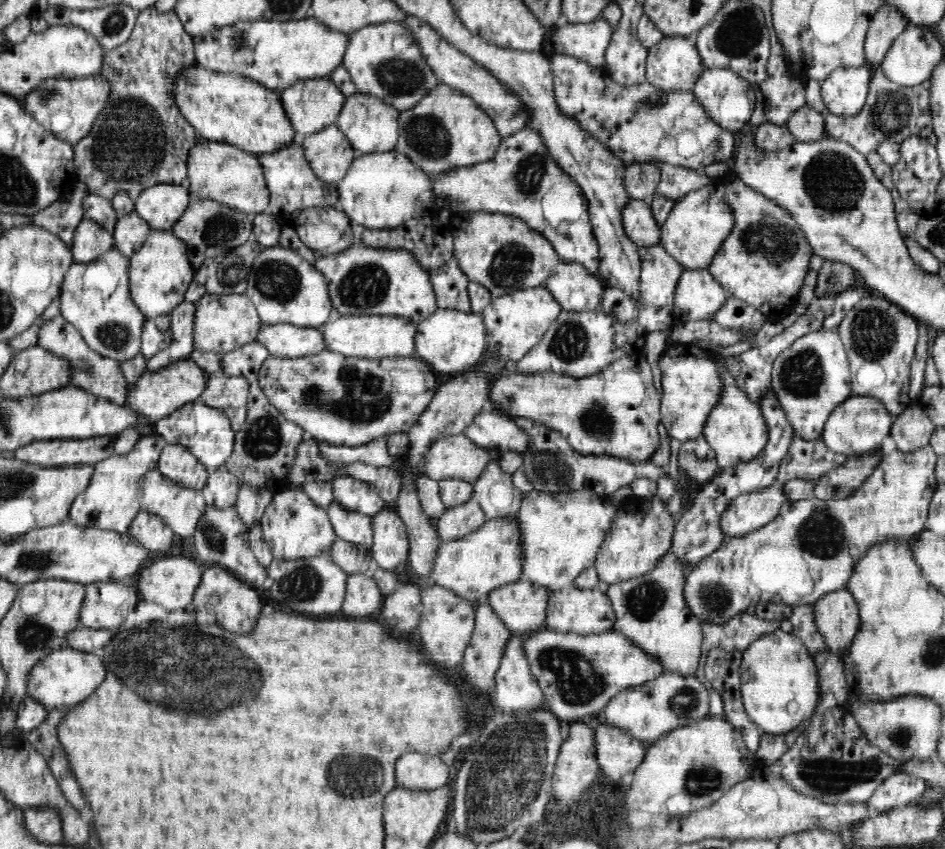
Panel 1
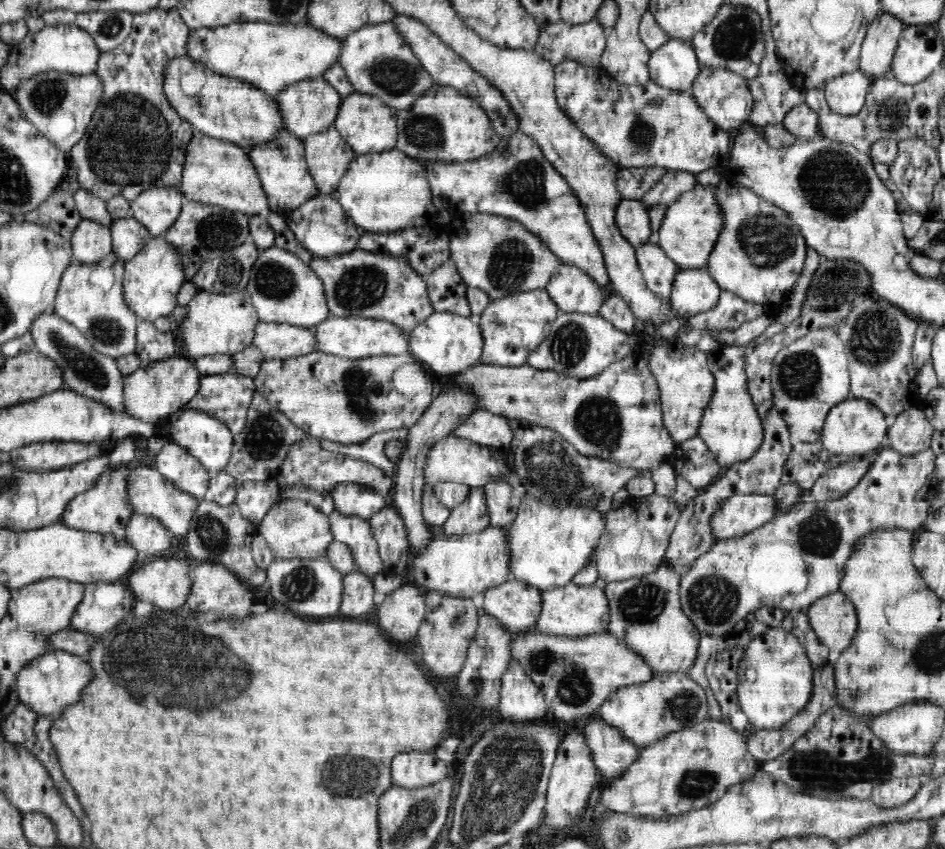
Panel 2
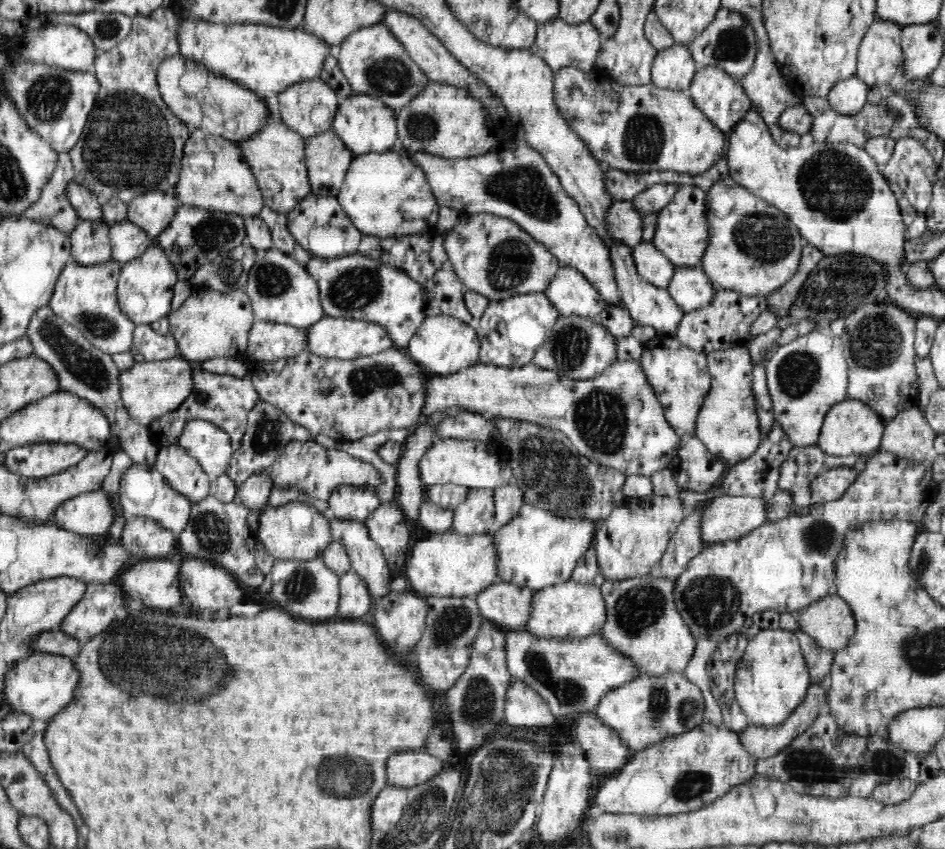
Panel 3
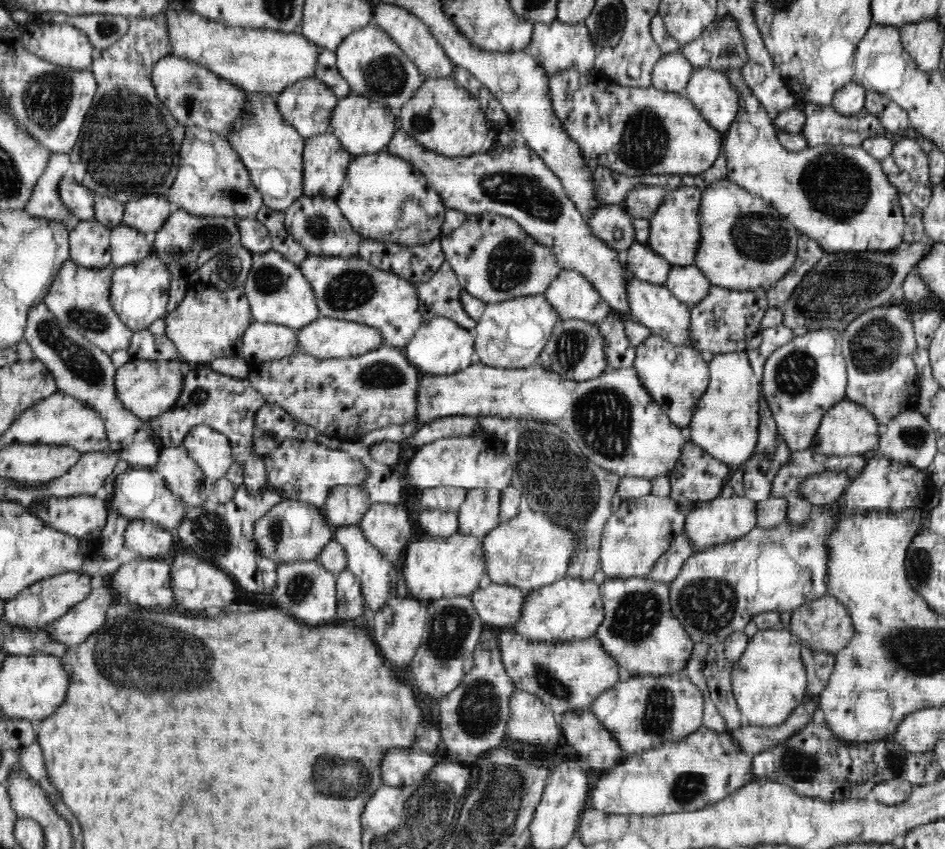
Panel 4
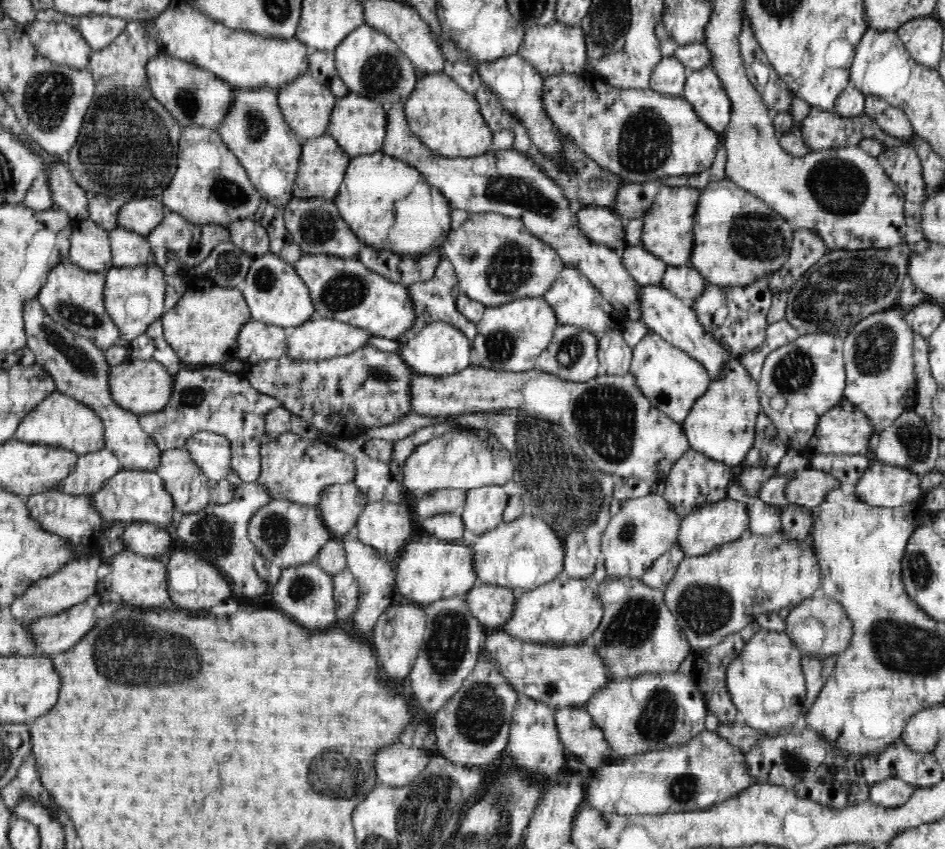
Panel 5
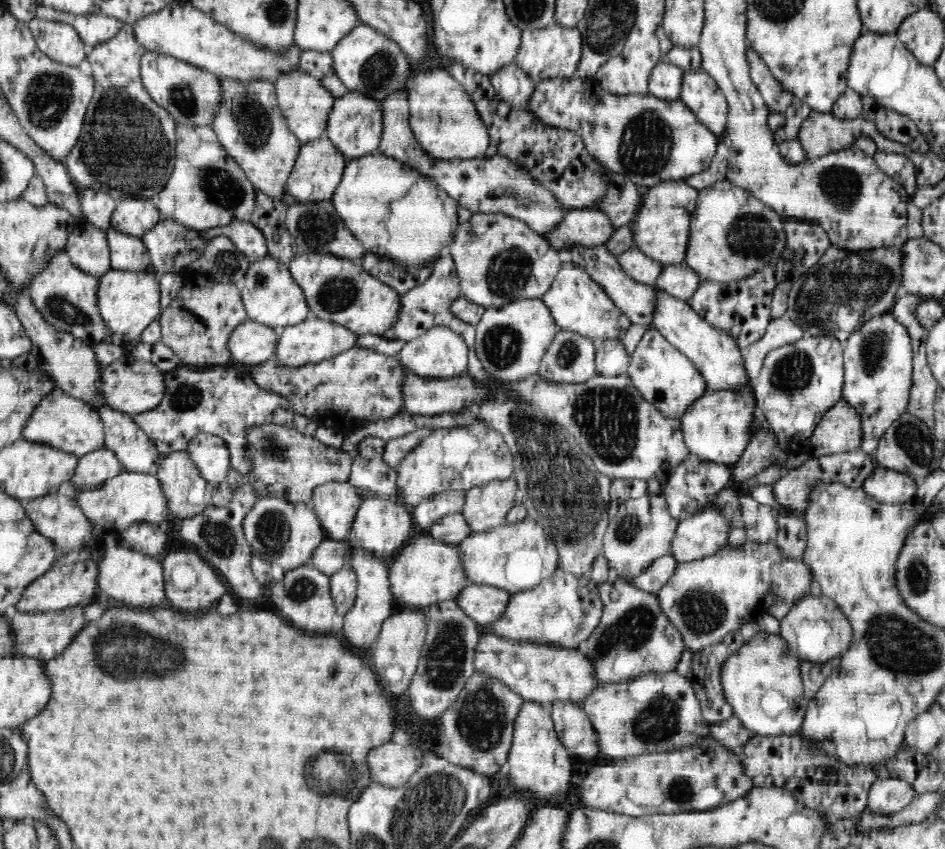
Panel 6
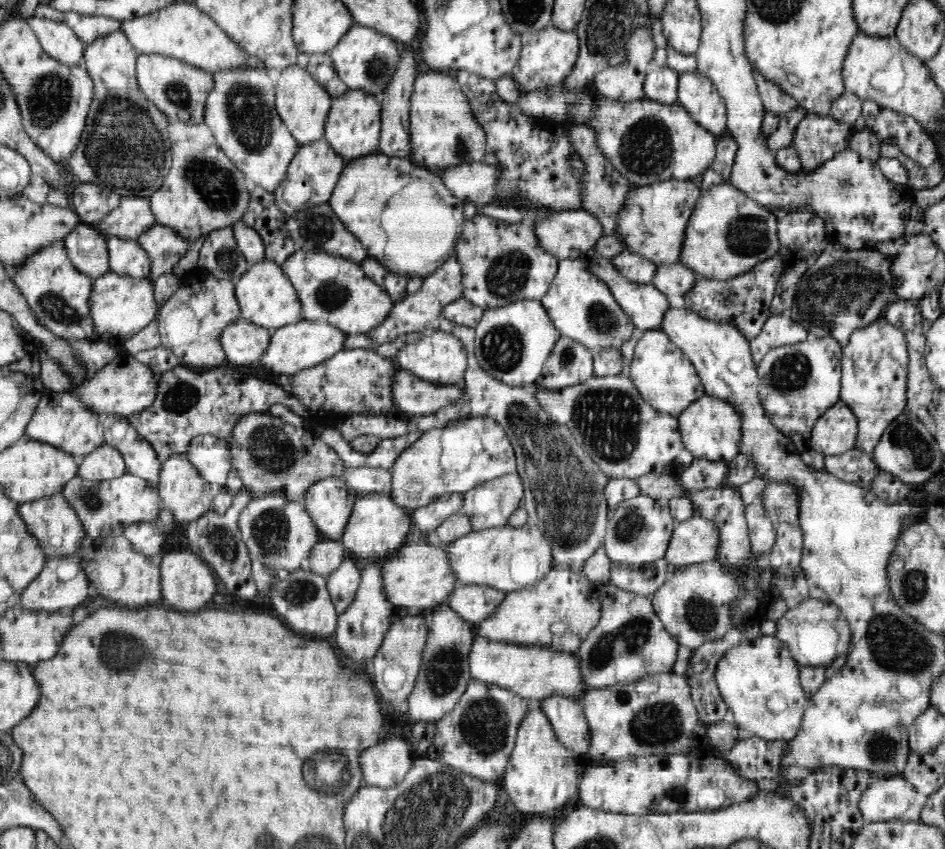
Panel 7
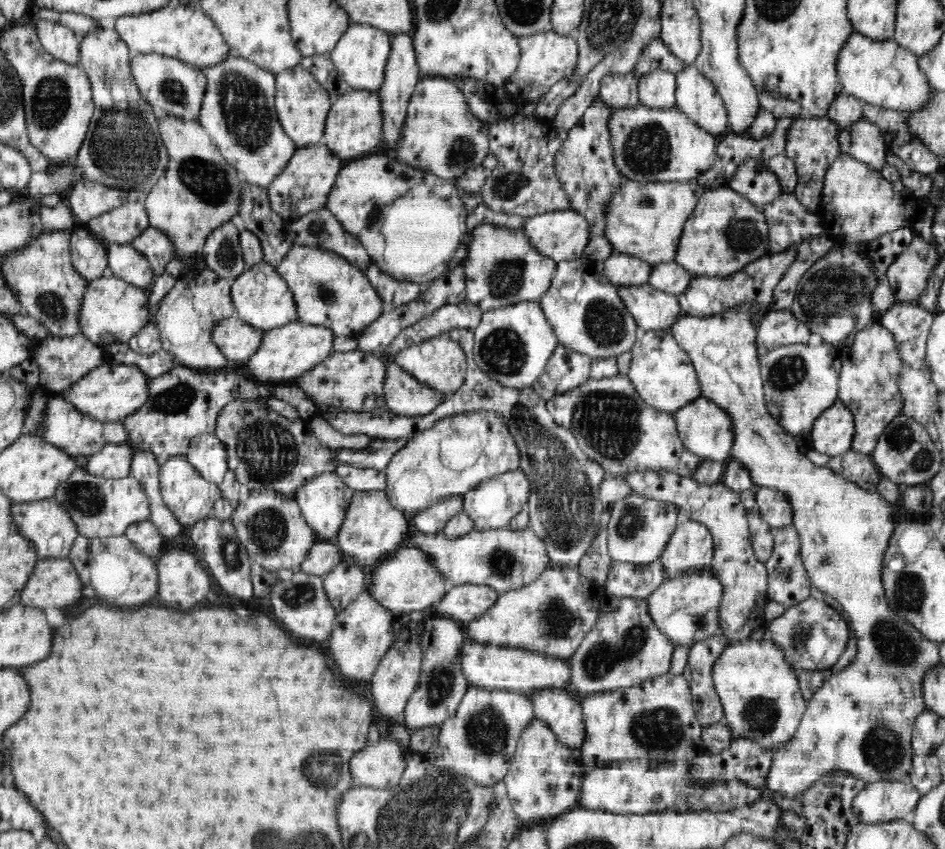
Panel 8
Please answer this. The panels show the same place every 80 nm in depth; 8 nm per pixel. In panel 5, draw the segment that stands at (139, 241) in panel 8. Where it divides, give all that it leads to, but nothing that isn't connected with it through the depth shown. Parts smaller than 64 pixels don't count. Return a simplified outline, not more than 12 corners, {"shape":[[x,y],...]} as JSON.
{"shape":[[168,213],[145,237],[165,276],[202,264],[226,225]]}

